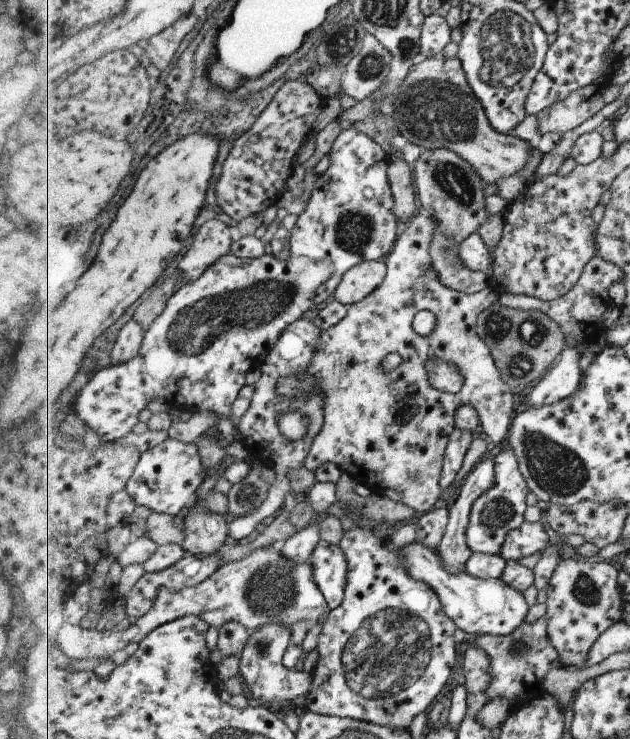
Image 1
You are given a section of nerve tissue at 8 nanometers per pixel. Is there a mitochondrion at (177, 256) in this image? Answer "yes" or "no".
no

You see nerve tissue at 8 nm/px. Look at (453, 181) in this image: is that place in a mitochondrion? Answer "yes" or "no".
yes

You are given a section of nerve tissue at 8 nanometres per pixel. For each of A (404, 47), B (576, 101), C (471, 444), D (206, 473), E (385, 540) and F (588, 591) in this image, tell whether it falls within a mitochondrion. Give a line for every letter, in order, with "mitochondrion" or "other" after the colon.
A: mitochondrion
B: other
C: other
D: other
E: other
F: mitochondrion

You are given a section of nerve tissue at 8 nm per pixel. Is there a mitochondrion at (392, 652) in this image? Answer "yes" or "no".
yes

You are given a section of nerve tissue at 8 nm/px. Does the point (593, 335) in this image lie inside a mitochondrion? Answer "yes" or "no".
no

